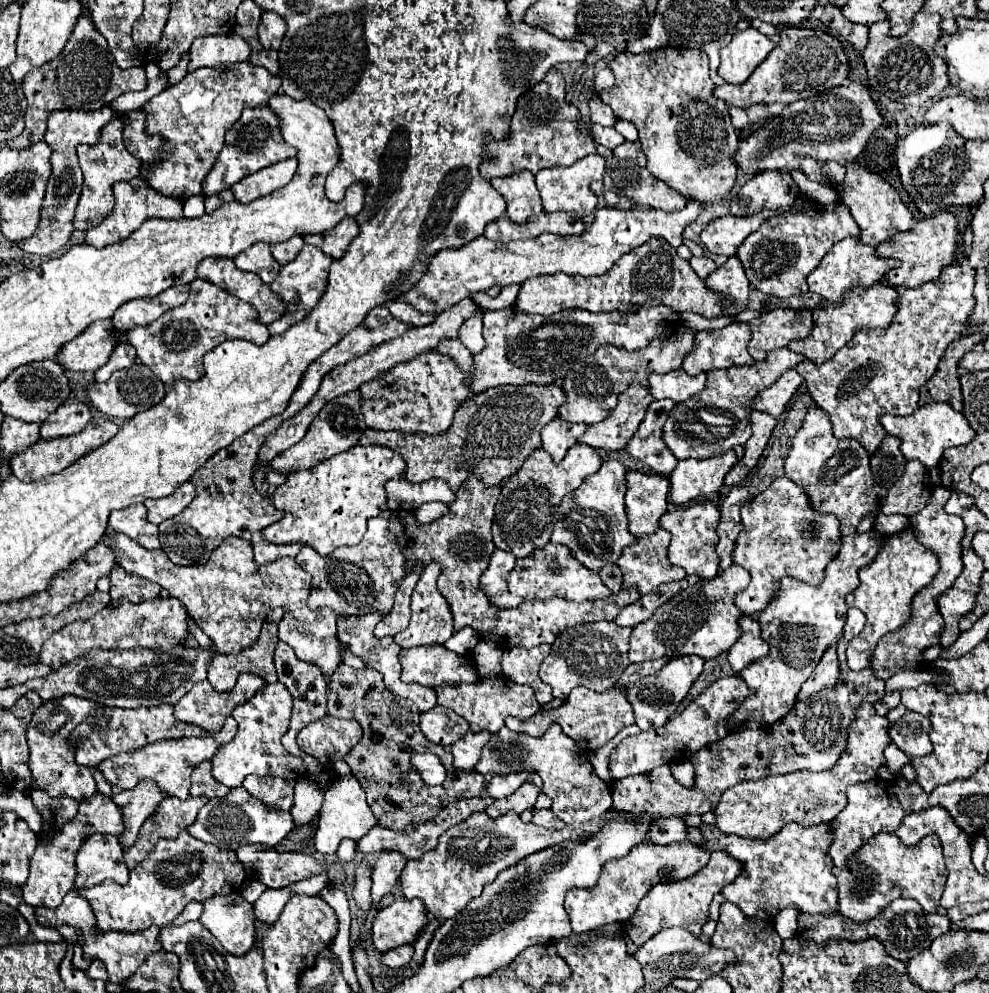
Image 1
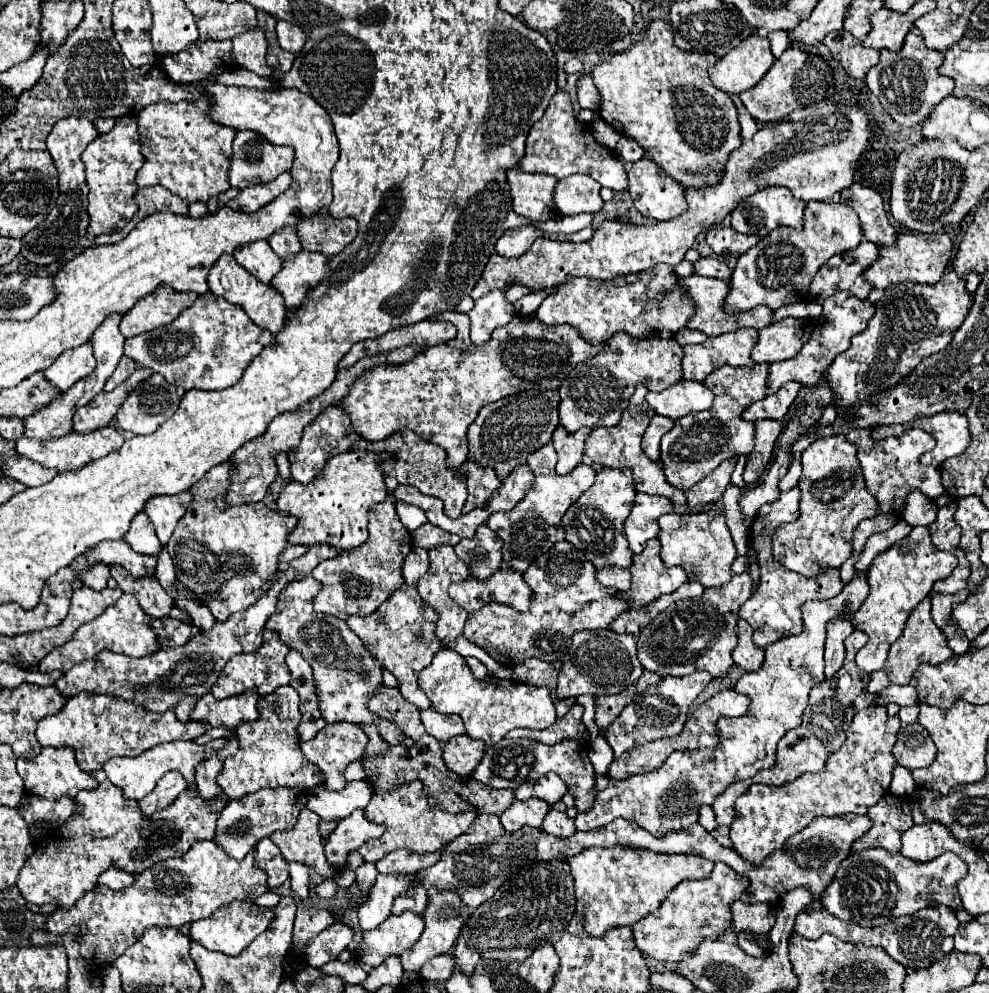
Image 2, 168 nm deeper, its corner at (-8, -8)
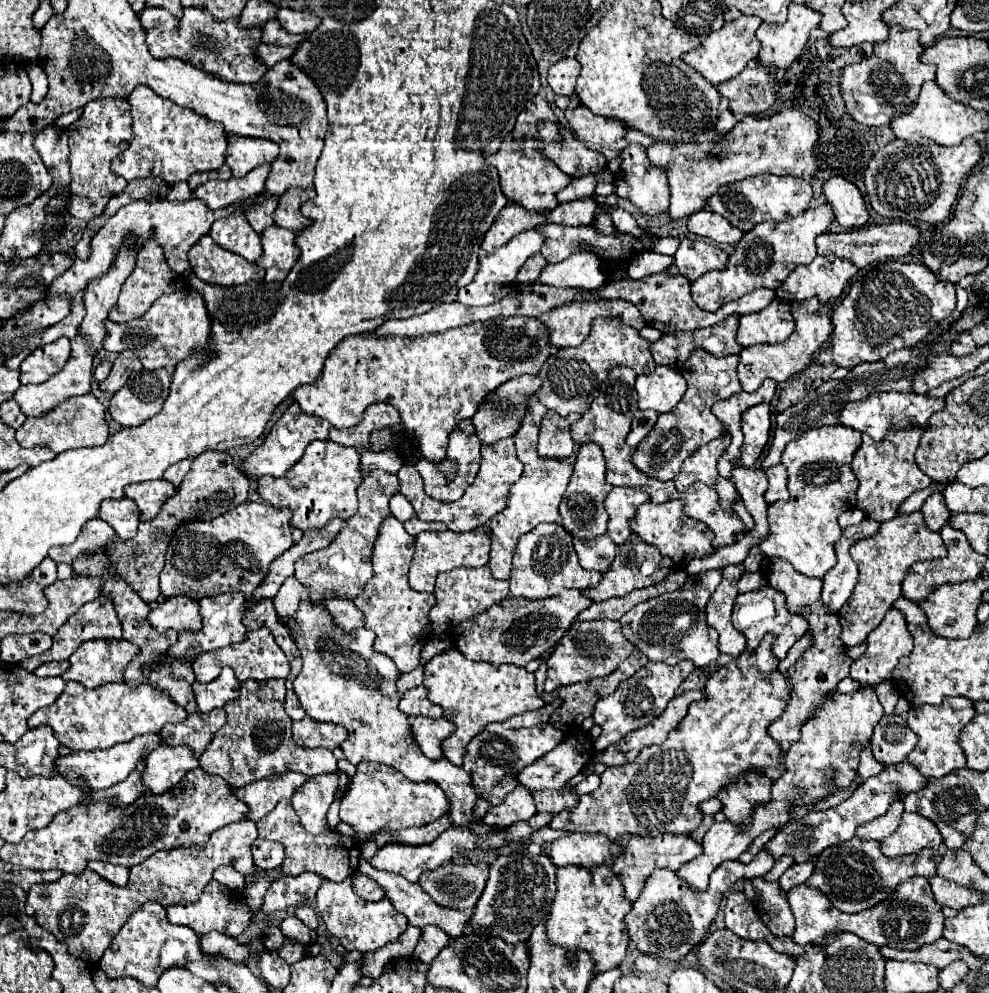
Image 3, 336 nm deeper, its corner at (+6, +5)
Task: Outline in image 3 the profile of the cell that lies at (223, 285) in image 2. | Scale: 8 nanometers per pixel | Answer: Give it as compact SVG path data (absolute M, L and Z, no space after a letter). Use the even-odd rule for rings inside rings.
M210 236L200 238L188 252L194 274L208 284L238 286L252 280L264 280L264 270L258 264L246 262L242 256L224 250Z

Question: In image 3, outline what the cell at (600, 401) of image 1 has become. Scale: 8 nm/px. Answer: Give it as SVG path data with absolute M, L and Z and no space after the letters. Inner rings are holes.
M600 316L592 322L592 332L580 346L556 350L544 362L540 368L542 388L536 396L546 408L558 412L560 416L568 416L570 412L584 414L594 400L592 394L604 382L604 378L608 378L608 370L614 366L628 366L634 368L636 374L648 374L656 368L656 362L650 352L650 342L644 342L636 328L624 326L616 318Z

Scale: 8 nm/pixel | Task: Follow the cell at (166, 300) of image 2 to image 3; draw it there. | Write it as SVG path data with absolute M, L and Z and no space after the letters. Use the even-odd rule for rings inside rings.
M154 240L144 242L144 248L138 252L138 258L136 258L136 268L130 274L130 278L122 284L122 292L120 292L118 304L112 308L108 318L112 322L128 322L132 318L138 318L152 306L152 302L156 298L160 298L162 294L170 294L174 290L176 290L176 274L166 266L162 248Z

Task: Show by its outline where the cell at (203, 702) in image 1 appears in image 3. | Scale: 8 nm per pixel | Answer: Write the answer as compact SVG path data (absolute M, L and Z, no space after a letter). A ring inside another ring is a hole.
M224 668L216 680L212 680L208 684L194 682L192 688L194 688L198 708L202 712L210 712L214 708L224 708L226 702L236 700L240 682L234 678L234 672L230 668Z

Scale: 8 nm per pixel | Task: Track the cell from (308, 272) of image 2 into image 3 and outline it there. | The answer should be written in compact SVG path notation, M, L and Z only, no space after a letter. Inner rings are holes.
M270 226L262 232L262 246L264 254L256 260L256 264L266 272L268 282L282 282L300 256L300 248L296 246L296 232Z

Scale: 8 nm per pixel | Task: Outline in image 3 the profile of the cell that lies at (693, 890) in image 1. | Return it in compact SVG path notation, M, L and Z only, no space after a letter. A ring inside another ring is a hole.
M756 854L756 858L750 864L742 864L738 860L724 862L712 872L708 890L692 890L688 882L684 882L674 870L660 868L646 880L644 892L638 896L638 900L632 904L632 912L626 914L624 922L628 926L630 938L636 944L636 948L642 954L650 954L654 958L666 958L666 960L680 960L684 958L696 942L700 942L712 920L718 914L718 906L726 892L740 880L740 878L756 878L764 876L774 866L774 858L766 854Z

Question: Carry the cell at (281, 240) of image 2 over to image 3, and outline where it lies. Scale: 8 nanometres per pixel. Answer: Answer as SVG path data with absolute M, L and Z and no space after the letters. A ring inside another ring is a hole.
M268 198L268 200L260 200L252 210L246 212L246 218L248 218L250 226L252 226L258 234L262 234L268 226L274 224L272 214L274 214L276 206L278 206L278 200Z

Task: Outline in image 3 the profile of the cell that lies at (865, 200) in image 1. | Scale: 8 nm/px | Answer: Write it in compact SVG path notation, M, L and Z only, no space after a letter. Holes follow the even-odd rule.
M832 176L830 180L824 182L824 194L834 208L836 222L842 228L852 230L868 224L870 214L866 202L860 196L860 190L852 182L848 182L842 176Z

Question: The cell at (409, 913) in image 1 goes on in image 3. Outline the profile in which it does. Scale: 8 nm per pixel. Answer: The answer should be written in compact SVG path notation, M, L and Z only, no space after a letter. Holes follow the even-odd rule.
M353 873L344 882L324 880L318 894L316 894L316 910L322 916L322 920L326 922L328 932L332 936L336 936L346 950L374 952L374 950L382 948L384 944L394 942L408 928L408 918L404 914L400 914L388 898L384 898L380 902L364 902L362 898L358 898L352 883L355 876L356 873ZM330 900L332 900L332 912L328 908ZM330 914L332 914L332 920L330 920Z

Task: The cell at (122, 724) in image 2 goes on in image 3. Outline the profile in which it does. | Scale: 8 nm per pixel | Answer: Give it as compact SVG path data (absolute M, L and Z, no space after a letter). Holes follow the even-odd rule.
M66 682L64 692L58 696L58 700L48 706L48 708L40 708L38 712L34 712L28 718L28 726L36 728L40 724L48 724L52 726L56 738L60 740L62 746L78 752L78 750L102 750L102 748L110 748L118 742L130 742L134 736L138 734L148 734L148 732L160 732L164 724L168 722L182 722L186 718L186 710L178 704L174 704L168 694L164 694L162 690L158 690L152 684L140 684L136 688L126 686L126 684L108 684L108 686L98 686L98 688L84 688L80 686L80 682Z

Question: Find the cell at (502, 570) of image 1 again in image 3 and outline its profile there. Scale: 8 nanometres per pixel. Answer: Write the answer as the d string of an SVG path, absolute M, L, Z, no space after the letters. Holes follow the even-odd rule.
M488 566L480 568L456 568L450 572L444 572L436 578L436 606L430 610L430 620L432 620L432 632L440 638L450 636L450 628L458 626L460 622L488 610L494 602L500 602L510 594L508 580L496 580L492 578L492 572Z

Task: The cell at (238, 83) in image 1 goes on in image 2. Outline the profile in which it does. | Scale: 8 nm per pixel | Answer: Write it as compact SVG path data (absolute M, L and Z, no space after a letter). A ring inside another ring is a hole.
M160 101L144 107L138 119L144 165L136 175L138 187L162 185L184 201L208 201L230 189L228 169L236 131L206 119L206 103Z

